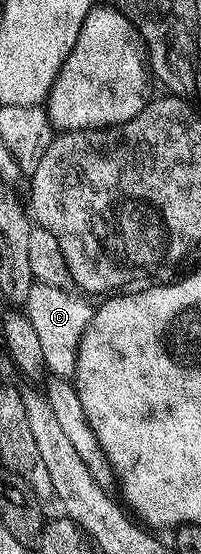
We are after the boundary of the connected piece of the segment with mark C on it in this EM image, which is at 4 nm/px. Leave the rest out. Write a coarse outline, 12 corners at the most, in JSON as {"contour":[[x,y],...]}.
{"contour":[[33,283],[26,311],[47,371],[76,375],[94,311],[83,295]]}

